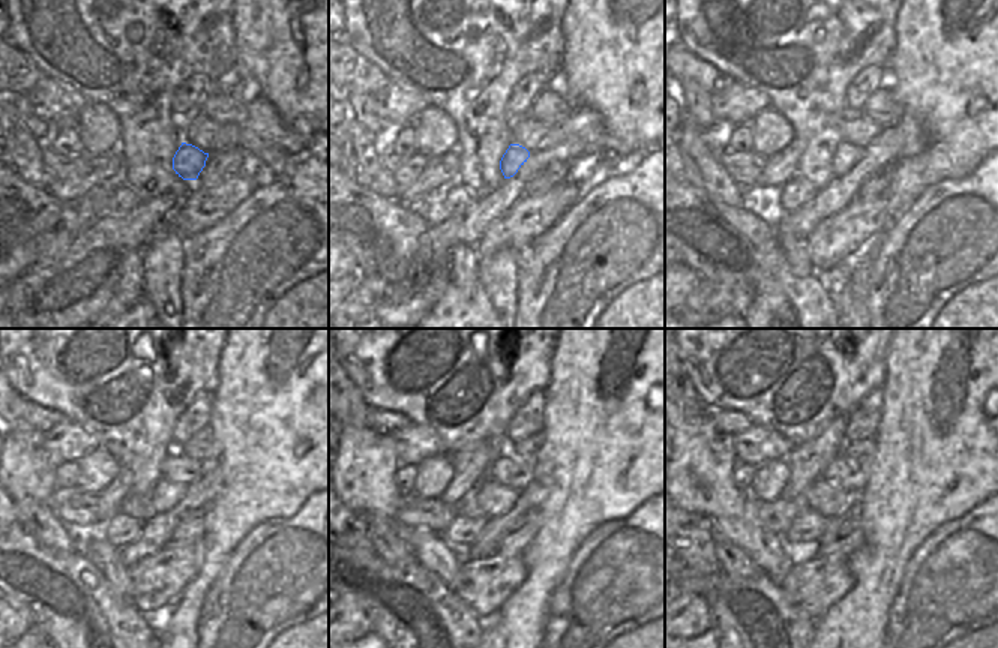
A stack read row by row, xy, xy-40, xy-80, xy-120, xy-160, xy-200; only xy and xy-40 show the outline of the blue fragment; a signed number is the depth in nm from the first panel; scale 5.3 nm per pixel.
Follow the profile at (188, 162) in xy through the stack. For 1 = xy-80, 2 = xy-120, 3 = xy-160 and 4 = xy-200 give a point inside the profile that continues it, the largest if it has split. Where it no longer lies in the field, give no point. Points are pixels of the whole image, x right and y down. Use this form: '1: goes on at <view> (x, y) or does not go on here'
1: goes on at xy-80 (847, 155)
2: goes on at xy-120 (165, 495)
3: goes on at xy-160 (494, 500)
4: goes on at xy-200 (821, 498)

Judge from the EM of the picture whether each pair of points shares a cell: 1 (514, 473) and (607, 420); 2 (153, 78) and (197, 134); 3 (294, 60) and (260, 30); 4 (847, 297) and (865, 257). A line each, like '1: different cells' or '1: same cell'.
1: different cells
2: different cells
3: same cell
4: same cell

